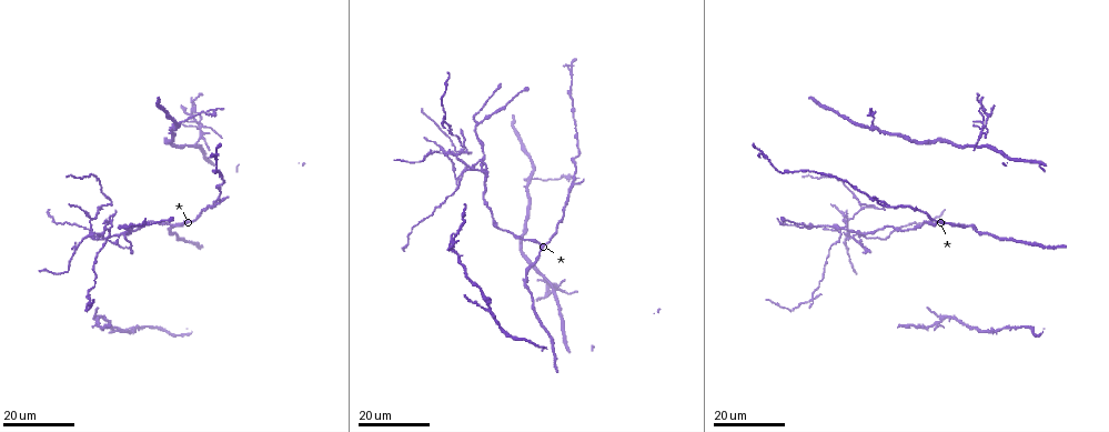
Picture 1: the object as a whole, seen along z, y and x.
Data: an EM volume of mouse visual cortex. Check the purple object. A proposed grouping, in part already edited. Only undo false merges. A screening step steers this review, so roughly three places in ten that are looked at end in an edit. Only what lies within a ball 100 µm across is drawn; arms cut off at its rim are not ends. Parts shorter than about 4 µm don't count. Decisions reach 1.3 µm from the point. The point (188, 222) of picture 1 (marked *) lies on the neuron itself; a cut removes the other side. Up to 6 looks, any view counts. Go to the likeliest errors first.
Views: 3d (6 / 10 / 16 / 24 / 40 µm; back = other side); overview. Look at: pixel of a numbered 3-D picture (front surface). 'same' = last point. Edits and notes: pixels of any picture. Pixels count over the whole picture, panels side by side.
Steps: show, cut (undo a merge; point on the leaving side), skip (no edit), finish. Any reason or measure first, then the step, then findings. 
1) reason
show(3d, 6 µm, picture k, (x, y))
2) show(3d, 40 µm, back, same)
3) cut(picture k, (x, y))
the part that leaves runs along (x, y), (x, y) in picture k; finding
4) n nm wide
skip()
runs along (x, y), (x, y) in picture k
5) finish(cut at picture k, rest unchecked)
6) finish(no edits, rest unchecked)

looks like a crossing
show(3d, 16 µm, picture 1, (882, 201))

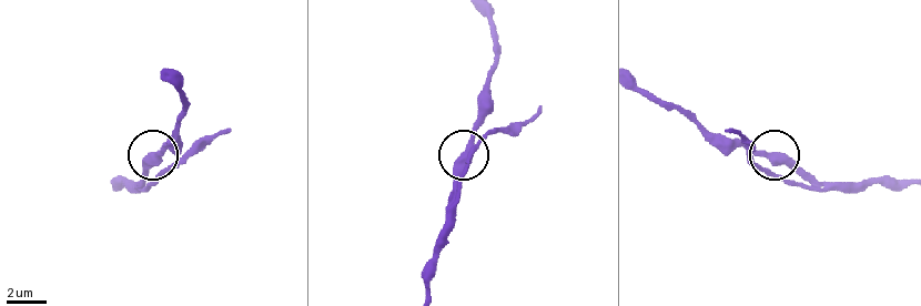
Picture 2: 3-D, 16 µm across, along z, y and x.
show(3d, 6 µm, picture 2, (157, 160))

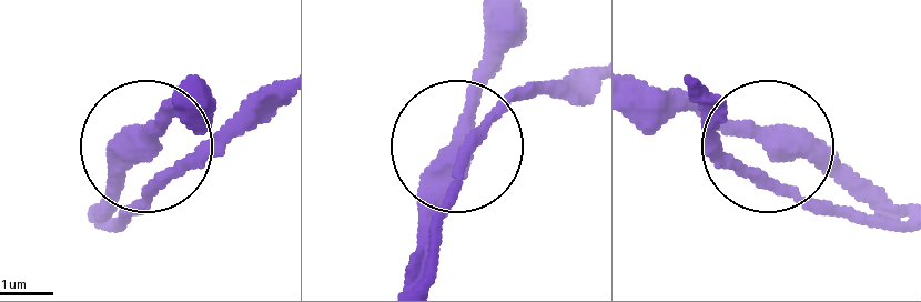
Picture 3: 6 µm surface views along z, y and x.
360 nm wide
skip()
runs along (410, 272), (467, 100), (525, 38) in picture 3; all the same neuron

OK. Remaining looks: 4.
two arms in line, one across
show(3d, 16 µm, picture 1, (817, 225))

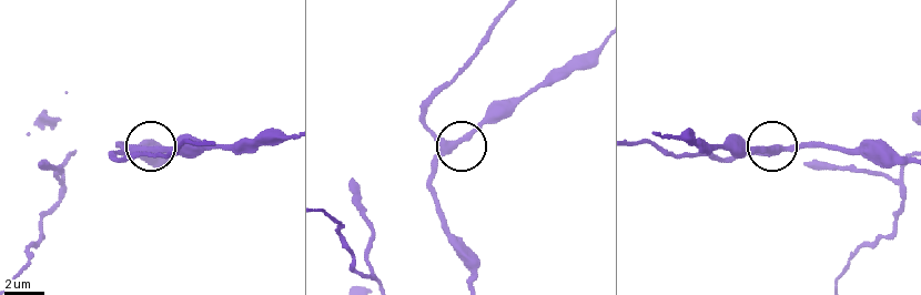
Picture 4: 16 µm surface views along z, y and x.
show(3d, 6 µm, picture 4, (448, 146))

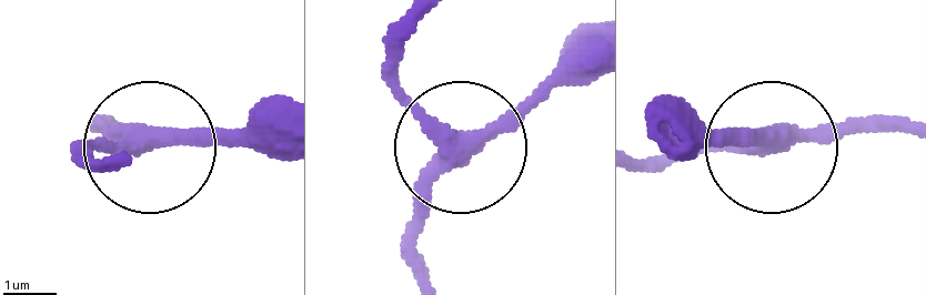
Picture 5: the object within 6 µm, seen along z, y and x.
320 nm wide
skip()
runs along (429, 280), (412, 213), (455, 146), (390, 46) in picture 5; one neuron here

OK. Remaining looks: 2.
sudden change in width
show(3d, 16 µm, picture 1, (198, 138))

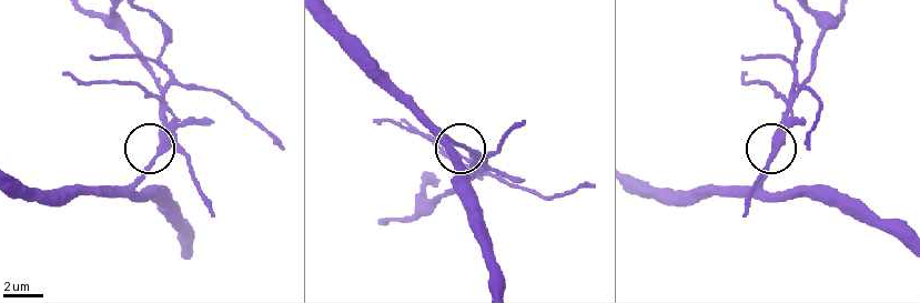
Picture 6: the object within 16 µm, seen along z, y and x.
show(3d, 10 µm, picture 6, (470, 149))

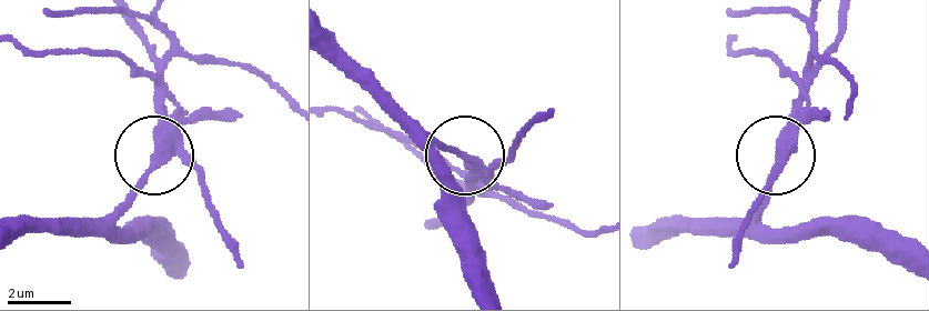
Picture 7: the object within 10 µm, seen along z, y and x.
cut(picture 7, (206, 107))
two neurons meet here

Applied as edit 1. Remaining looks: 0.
finish(cut at picture 7, rest unchecked)

